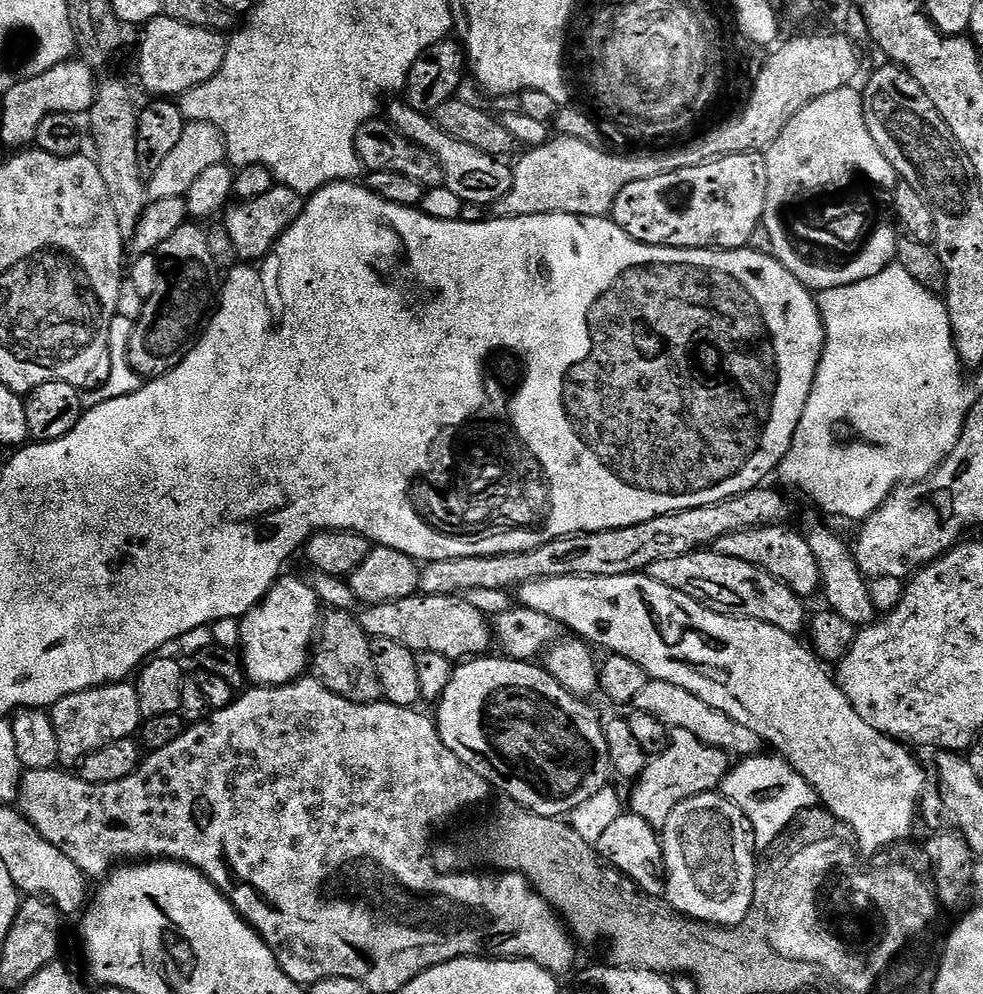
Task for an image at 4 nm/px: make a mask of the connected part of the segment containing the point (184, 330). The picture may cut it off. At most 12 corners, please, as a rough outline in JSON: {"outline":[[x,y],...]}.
{"outline":[[208,232],[158,250],[163,279],[128,343],[141,378],[184,361],[217,303]]}

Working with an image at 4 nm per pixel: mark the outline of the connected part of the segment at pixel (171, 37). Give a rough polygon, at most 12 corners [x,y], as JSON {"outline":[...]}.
{"outline":[[166,15],[143,25],[136,72],[156,98],[222,70],[225,33]]}

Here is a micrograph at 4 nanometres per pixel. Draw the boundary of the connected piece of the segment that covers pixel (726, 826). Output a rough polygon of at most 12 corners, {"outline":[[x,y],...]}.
{"outline":[[719,791],[662,825],[666,900],[705,924],[742,922],[757,857]]}

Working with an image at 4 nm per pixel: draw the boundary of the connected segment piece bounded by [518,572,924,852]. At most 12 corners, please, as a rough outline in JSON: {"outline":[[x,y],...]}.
{"outline":[[647,574],[519,607],[773,744],[864,852],[924,772],[797,637]]}

